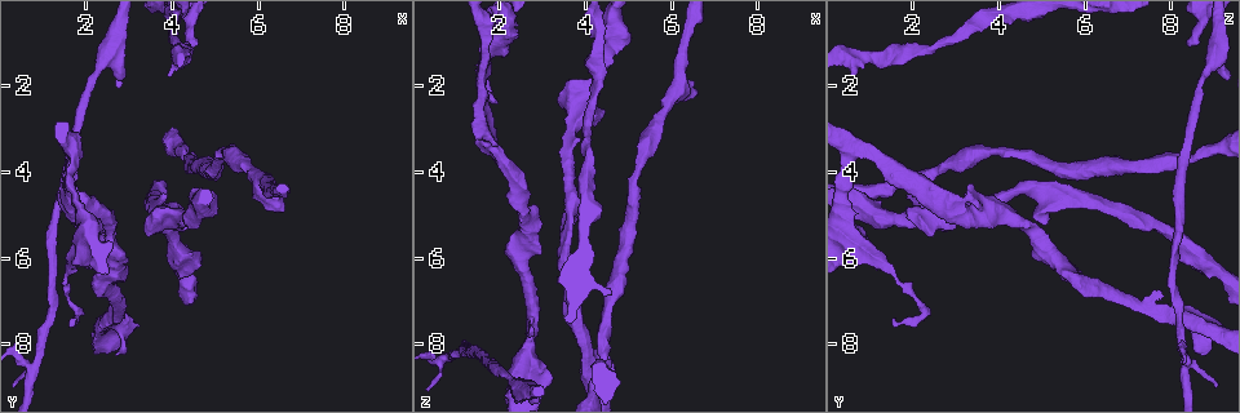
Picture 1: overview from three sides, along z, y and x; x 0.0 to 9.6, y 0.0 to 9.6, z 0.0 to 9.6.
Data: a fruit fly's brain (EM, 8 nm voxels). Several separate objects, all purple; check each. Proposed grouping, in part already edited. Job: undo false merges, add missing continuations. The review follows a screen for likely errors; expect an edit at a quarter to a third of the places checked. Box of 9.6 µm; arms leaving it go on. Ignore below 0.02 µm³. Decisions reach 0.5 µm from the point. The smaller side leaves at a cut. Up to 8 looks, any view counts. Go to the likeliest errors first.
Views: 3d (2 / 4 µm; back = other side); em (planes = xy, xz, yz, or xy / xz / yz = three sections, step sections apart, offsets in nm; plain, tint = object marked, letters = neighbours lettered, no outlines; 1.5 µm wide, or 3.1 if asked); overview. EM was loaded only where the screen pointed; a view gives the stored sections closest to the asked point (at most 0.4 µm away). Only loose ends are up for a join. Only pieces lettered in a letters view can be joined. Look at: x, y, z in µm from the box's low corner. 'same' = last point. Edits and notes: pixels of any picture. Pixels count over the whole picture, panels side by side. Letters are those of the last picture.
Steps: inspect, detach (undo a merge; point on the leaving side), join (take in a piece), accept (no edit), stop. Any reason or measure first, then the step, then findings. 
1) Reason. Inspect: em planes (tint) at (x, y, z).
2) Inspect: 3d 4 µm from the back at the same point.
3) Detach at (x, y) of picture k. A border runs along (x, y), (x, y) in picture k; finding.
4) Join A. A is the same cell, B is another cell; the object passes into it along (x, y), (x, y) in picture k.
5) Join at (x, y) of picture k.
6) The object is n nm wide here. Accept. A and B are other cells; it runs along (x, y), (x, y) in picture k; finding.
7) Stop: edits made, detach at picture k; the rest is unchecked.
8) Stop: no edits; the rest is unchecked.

End of a long branch. Inspect: em planes (letters) at (4.50, 1.05, 8.40).

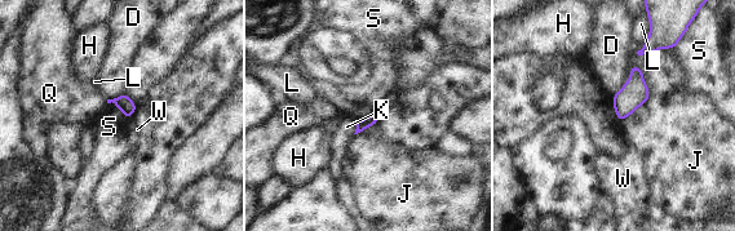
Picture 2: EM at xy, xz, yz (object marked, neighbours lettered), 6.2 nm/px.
Accept. D, H, J, K, L, Q, S and W are other cells; a border runs along (610, 96), (616, 119), (620, 123) in picture 2; none of them fits.

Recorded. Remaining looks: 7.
Stops while still wide. Inspect: em xy step 8 (letters) at (6.65, 4.90, 2.20).

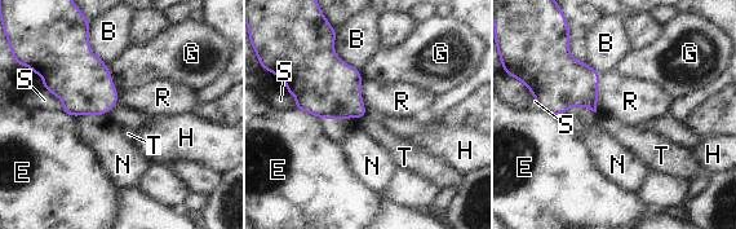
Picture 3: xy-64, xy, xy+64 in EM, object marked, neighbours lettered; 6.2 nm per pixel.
Accept. B, E, G, H, N, R, S and T are other cells; a border runs along (45, 88), (62, 102), (65, 111) in picture 3; none of them fits.

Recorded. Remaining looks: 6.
Side arm on a straight run. Inspect: 3d 2 µm at (0.85, 8.60, 8.35).

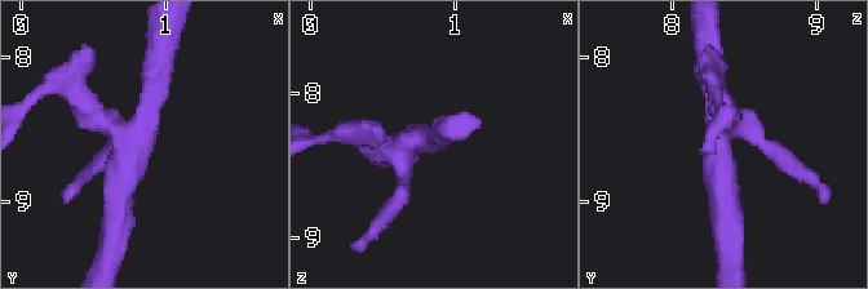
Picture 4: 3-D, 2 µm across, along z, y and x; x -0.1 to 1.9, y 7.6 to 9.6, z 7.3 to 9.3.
Inspect: em xy step 8 (tint) at (0.78, 8.58, 8.34).

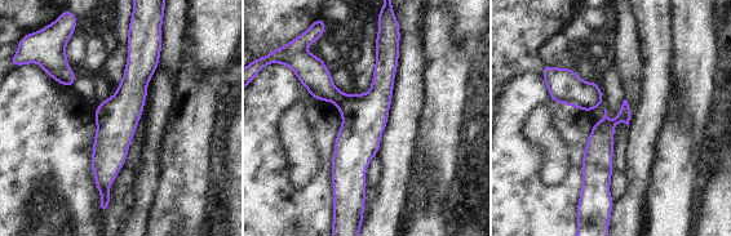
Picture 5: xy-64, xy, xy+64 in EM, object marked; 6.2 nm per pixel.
Inspect: em planes (letters) at the same point.

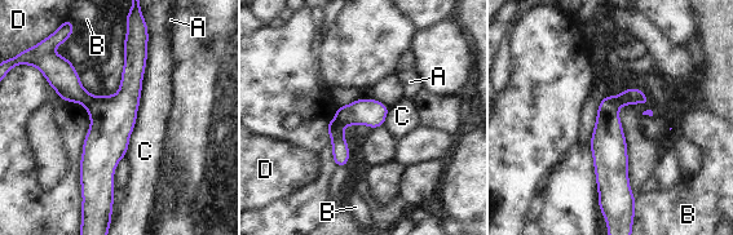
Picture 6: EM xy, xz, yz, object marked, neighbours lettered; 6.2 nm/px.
Detach at (61, 75) of picture 6. A, B, C and D are other cells; a border runs along (96, 97), (89, 98), (84, 106) in picture 6; a second neuron is stuck on.

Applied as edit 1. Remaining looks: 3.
Stop: edits made, detach at picture 6; the rest is unchecked.

